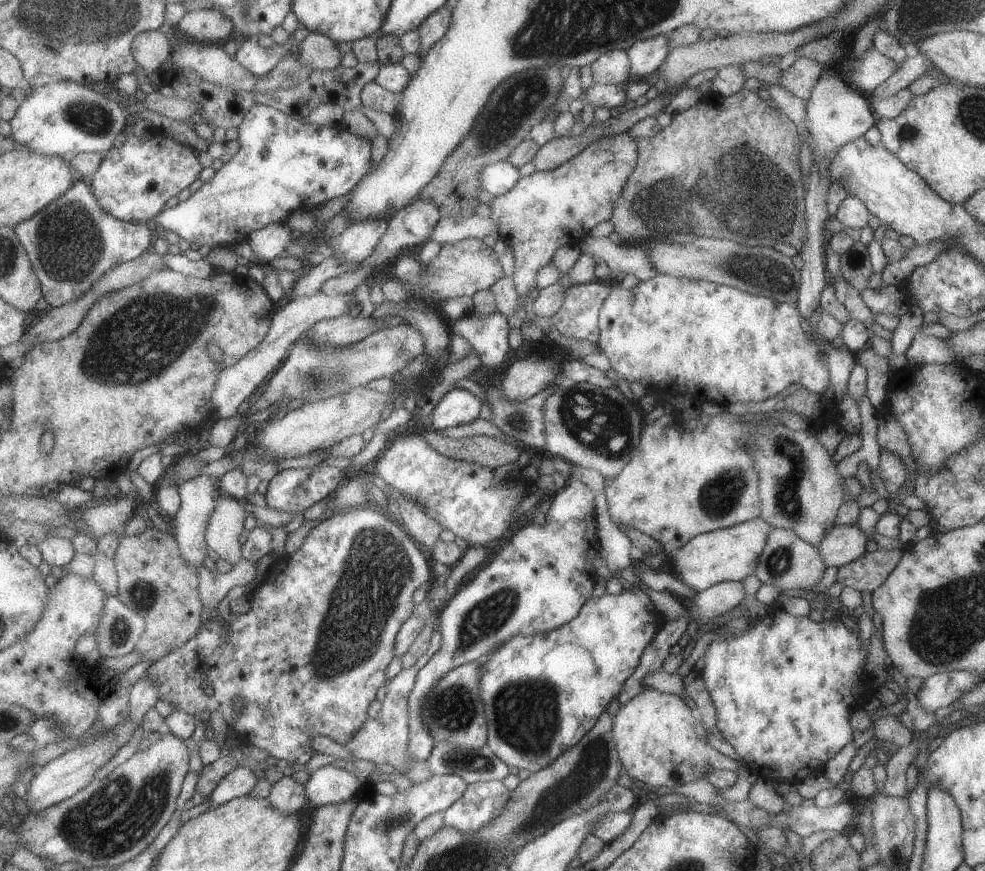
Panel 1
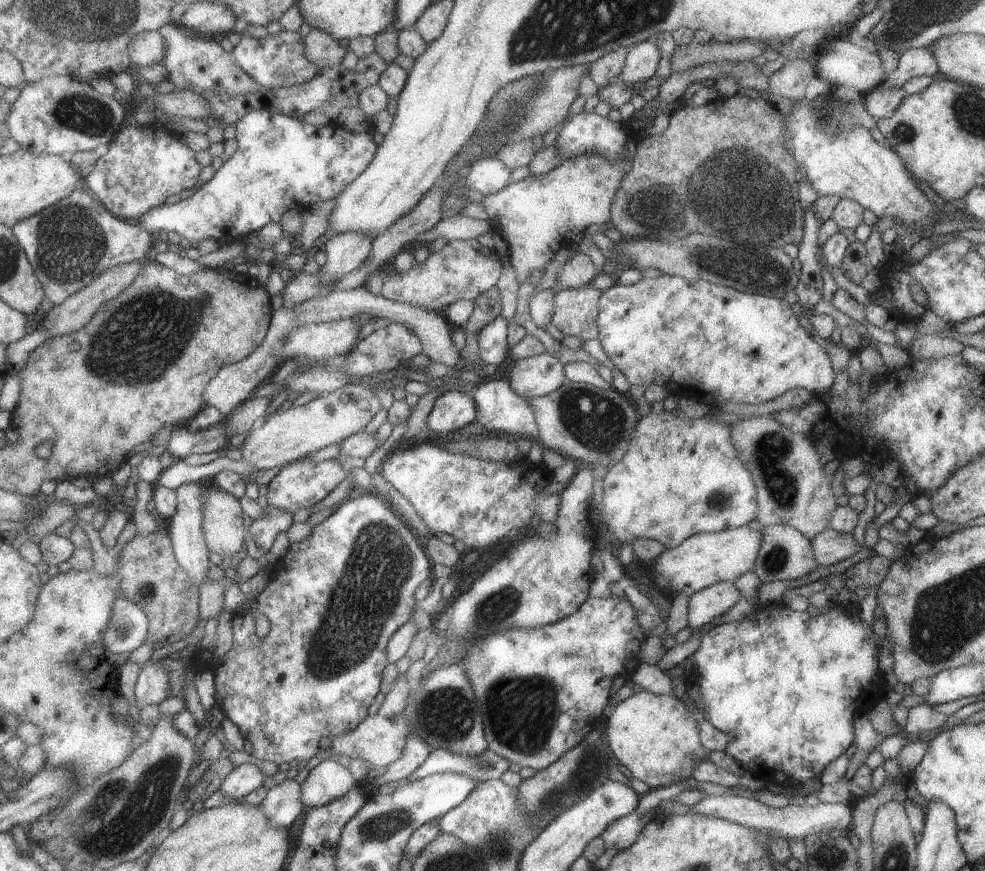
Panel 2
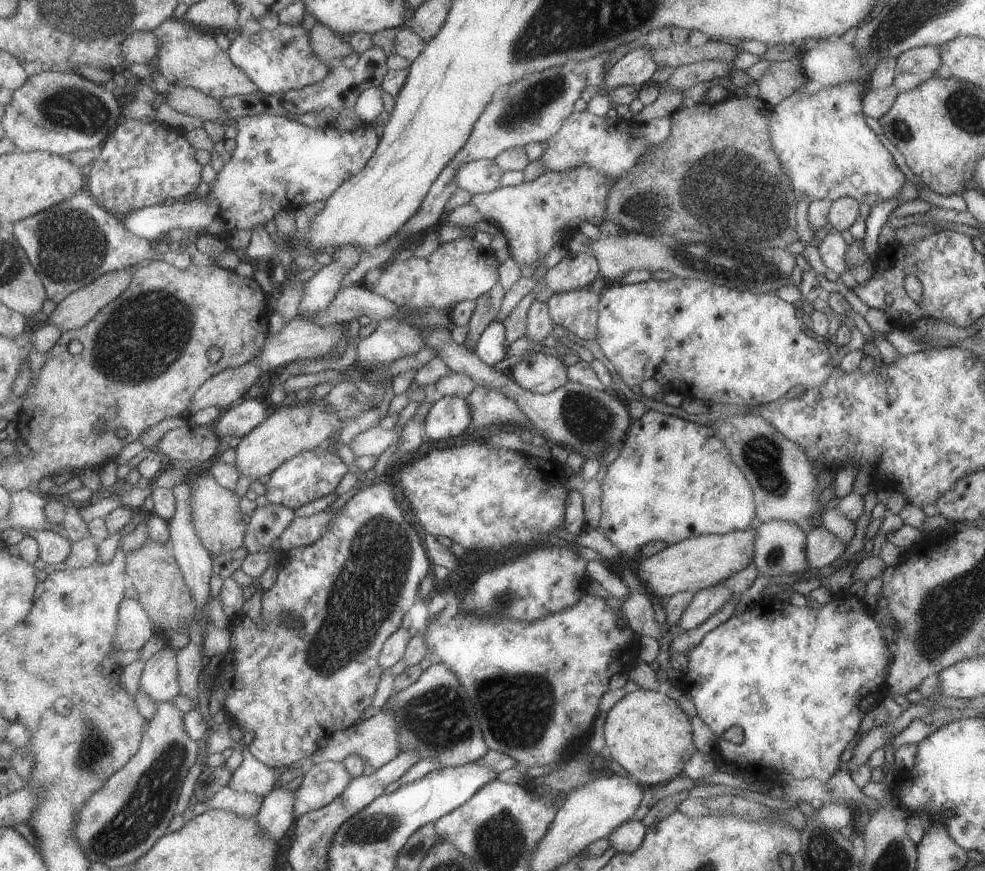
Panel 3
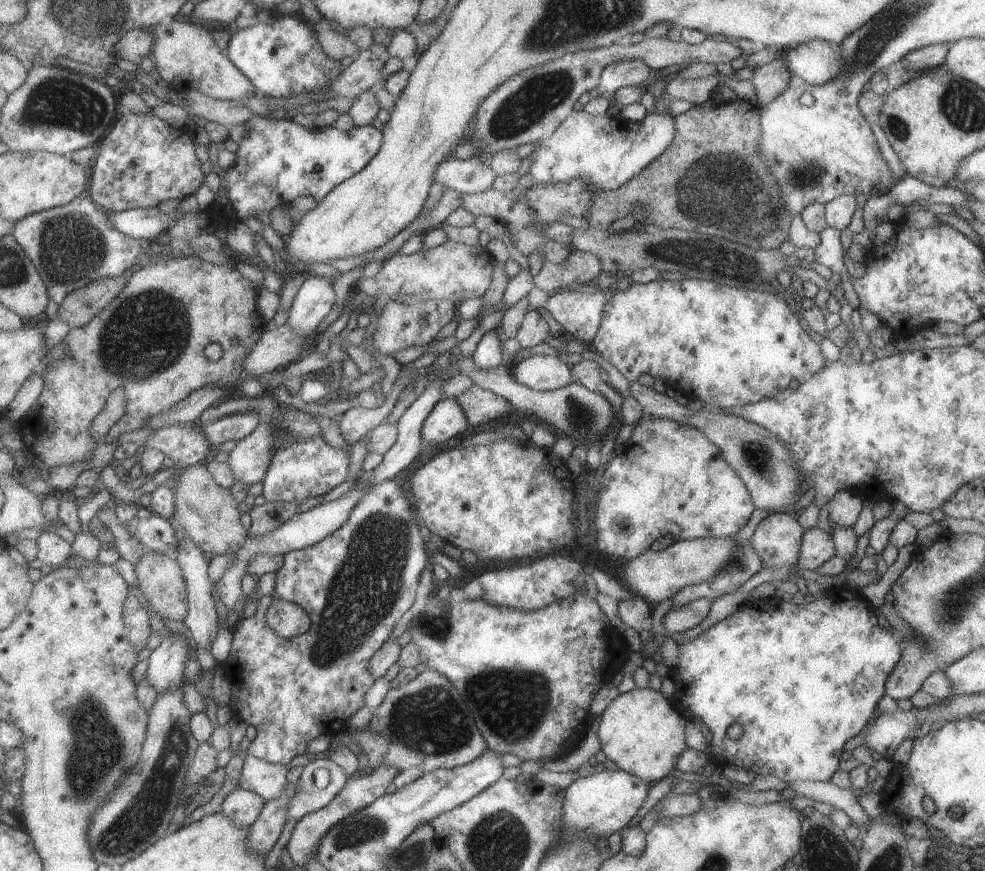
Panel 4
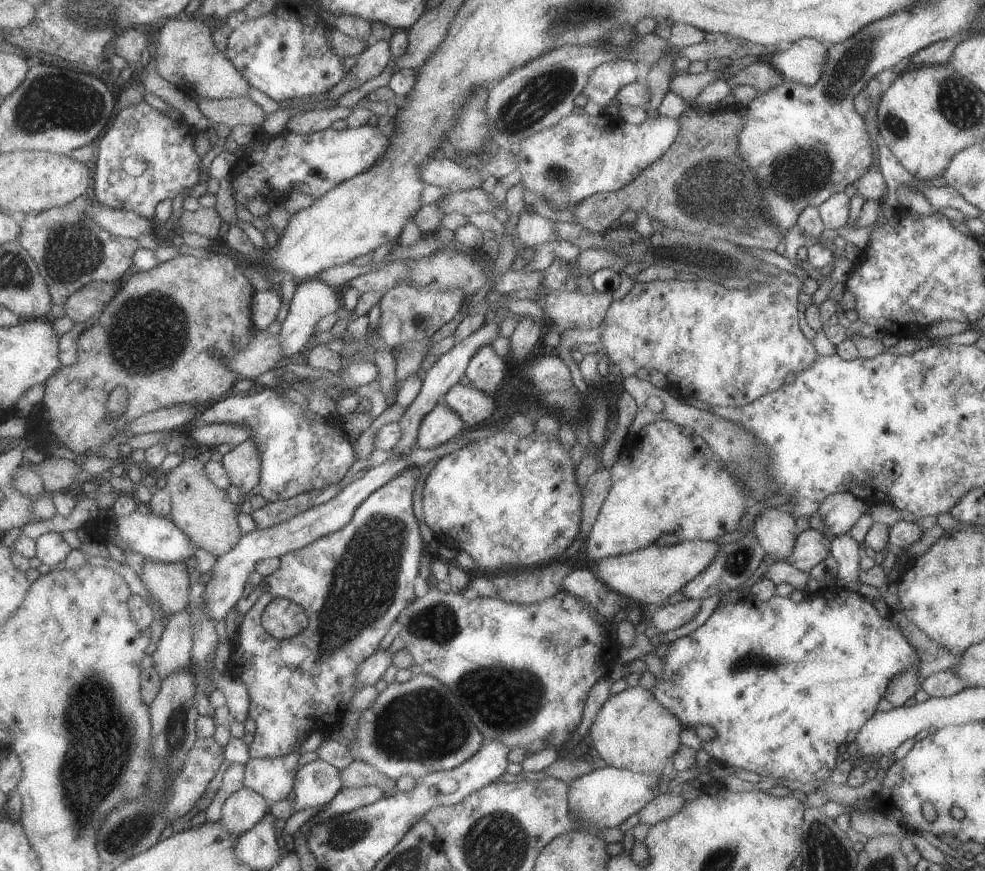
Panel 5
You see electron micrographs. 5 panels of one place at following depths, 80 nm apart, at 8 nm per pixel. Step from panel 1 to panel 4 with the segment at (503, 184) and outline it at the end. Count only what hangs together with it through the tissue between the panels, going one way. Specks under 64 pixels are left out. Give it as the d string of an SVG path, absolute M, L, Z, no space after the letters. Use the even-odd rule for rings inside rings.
M473 154L470 159L449 158L441 163L435 181L462 194L480 193L492 188L495 177L494 170L487 163L481 162L477 154Z

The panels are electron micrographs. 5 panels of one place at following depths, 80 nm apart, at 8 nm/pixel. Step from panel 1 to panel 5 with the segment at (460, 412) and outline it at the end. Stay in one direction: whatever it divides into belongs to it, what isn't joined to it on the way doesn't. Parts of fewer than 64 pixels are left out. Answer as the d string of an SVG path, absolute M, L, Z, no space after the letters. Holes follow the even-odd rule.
M442 401L423 419L418 446L422 449L441 446L465 433L466 426L463 417Z

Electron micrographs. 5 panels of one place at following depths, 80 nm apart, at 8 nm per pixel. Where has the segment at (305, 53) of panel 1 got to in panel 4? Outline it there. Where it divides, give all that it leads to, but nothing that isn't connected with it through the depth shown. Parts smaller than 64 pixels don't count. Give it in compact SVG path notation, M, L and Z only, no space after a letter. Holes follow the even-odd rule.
M325 17L312 25L327 56L336 61L343 60L345 56L358 56L361 52L360 46L355 44L349 36L342 36L328 25L329 21Z

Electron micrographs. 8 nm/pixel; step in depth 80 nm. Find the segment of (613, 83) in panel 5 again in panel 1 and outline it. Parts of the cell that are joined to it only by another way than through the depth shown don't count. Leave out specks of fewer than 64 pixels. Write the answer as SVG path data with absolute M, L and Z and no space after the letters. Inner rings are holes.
M668 34L634 42L627 50L631 80L639 80L653 72L667 56Z

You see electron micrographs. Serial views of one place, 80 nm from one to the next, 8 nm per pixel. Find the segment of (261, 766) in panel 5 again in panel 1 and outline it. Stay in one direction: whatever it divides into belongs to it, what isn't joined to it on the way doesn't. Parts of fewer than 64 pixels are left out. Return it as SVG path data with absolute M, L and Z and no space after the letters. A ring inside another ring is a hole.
M239 766L230 772L210 796L210 809L223 806L234 798L251 795L259 779L247 766Z

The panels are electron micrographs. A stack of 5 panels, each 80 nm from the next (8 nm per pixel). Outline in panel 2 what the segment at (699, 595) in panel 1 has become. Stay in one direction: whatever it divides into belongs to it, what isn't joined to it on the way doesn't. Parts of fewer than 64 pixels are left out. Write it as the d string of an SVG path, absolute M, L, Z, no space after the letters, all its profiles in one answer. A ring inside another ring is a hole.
M721 581L701 589L689 596L688 626L697 629L727 612L737 600L740 592L732 582Z

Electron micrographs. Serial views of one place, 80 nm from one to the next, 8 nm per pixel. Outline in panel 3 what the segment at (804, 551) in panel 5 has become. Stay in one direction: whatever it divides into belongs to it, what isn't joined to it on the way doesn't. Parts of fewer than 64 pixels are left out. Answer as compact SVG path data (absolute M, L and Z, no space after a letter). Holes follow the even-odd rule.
M821 526L807 531L805 538L805 554L810 569L828 567L846 548L831 531Z

